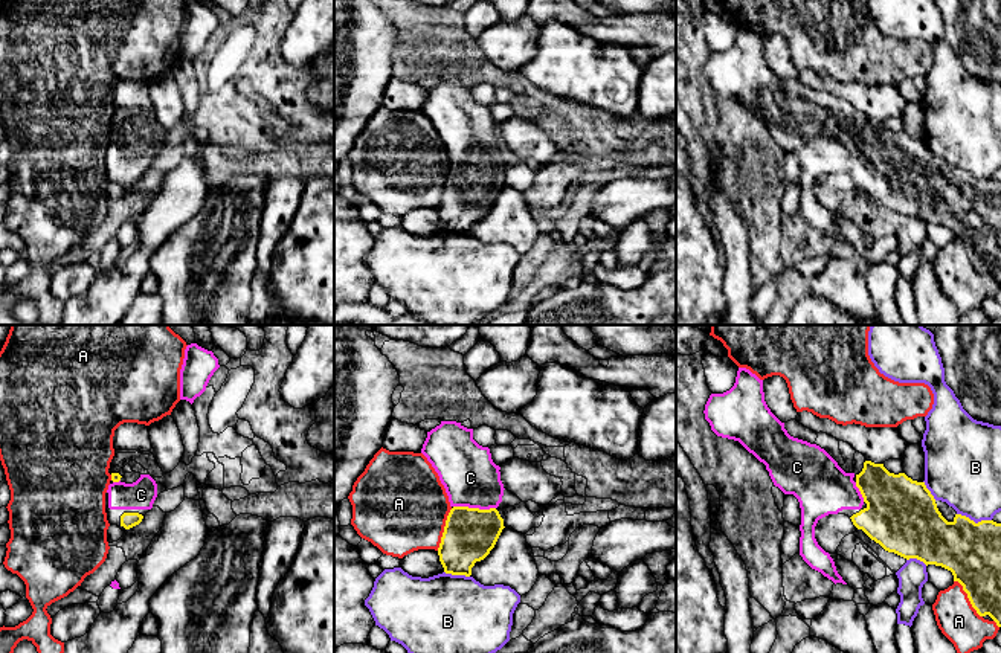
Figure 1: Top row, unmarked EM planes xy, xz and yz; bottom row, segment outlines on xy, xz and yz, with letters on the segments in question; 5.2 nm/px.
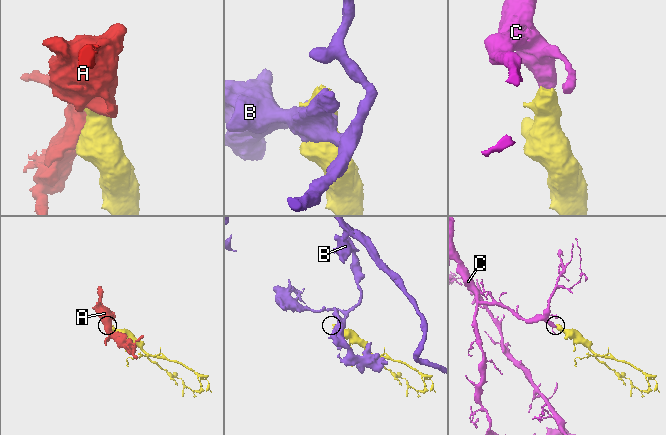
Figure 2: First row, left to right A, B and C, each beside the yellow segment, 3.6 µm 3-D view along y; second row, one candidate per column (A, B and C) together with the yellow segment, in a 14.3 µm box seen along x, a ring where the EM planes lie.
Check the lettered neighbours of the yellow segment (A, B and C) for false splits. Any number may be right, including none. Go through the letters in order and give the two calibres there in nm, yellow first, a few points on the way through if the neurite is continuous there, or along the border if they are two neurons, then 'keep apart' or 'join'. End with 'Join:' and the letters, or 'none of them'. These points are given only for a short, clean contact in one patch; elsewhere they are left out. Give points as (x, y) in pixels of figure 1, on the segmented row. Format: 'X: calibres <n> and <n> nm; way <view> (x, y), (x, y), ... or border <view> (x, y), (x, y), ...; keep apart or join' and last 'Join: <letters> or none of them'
A: calibres 280 and 480 nm; keep apart
B: calibres 300 and 360 nm; keep apart
C: calibres 280 and 300 nm; way xz (469, 536), (475, 508), (475, 488), (470, 478); join
Join: C

